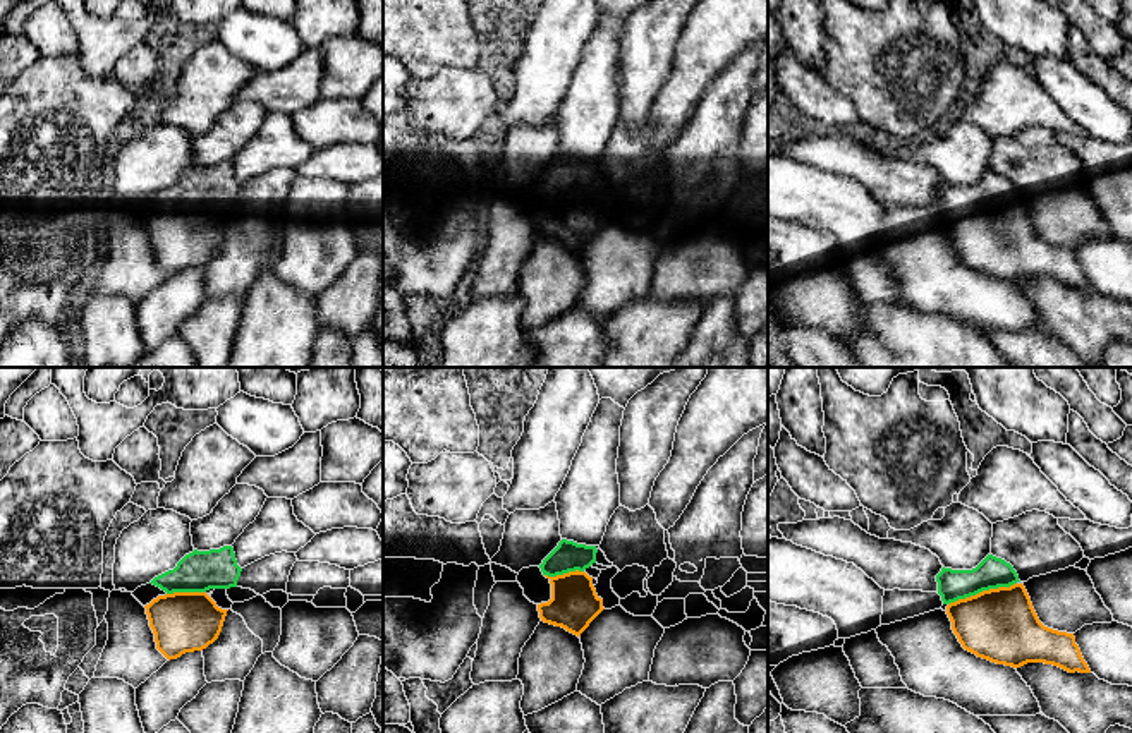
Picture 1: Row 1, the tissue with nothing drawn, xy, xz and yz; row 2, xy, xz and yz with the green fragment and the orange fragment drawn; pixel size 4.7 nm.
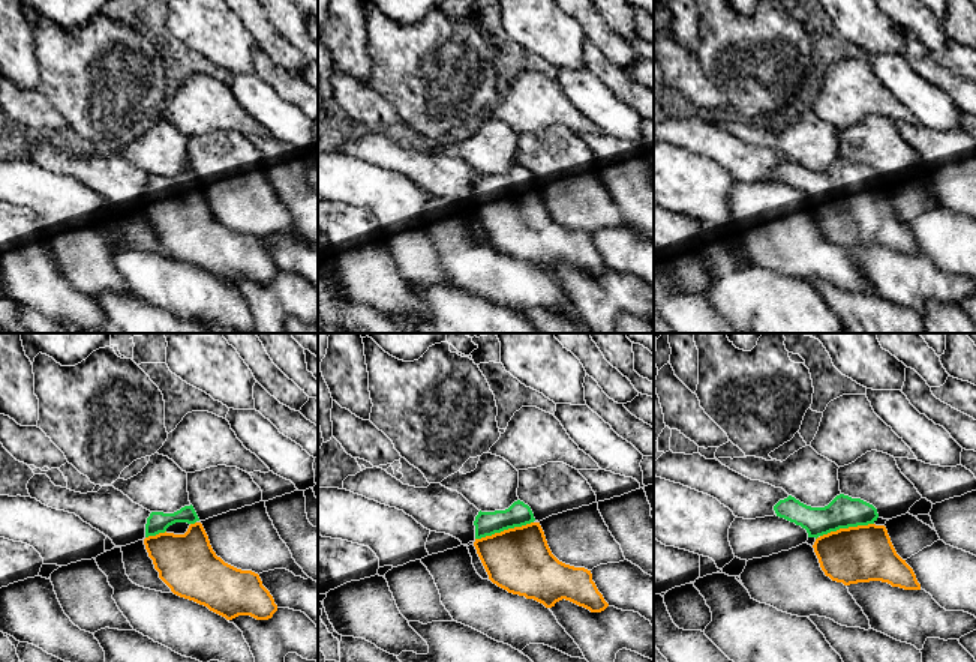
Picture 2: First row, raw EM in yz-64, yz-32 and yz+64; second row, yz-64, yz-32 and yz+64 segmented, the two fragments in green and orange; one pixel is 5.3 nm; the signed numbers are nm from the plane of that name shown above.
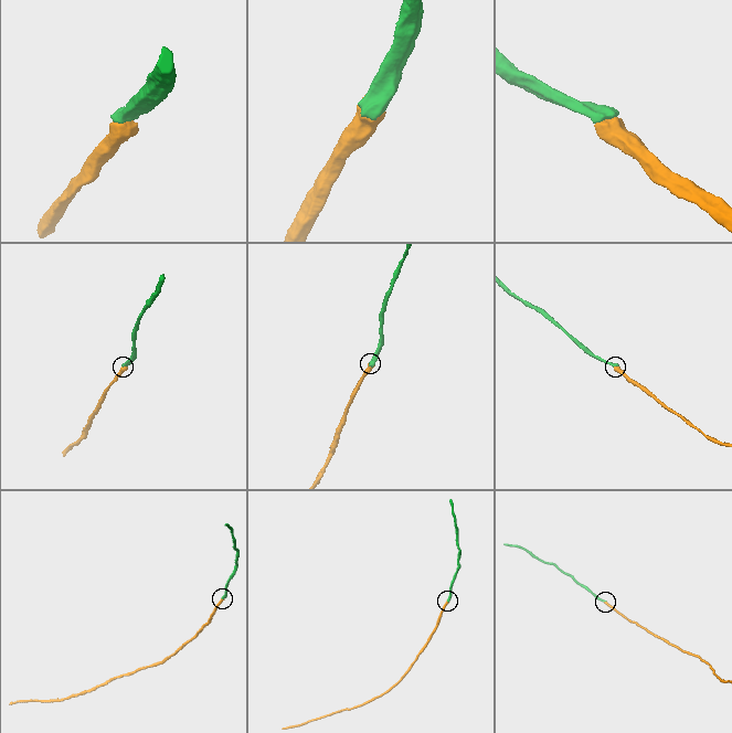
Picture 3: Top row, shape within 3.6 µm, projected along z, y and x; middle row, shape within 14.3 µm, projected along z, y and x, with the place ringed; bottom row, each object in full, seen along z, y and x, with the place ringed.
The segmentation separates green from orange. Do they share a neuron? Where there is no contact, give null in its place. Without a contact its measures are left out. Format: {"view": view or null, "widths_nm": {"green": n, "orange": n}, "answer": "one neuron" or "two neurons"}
{"view": "yz", "widths_nm": {"green": 150, "orange": 340}, "answer": "one neuron"}

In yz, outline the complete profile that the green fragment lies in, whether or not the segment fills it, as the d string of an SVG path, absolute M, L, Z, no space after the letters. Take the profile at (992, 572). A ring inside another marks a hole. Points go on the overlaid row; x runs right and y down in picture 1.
M988 554L972 570L943 566L936 575L936 582L952 630L965 651L1012 668L1020 668L1027 663L1044 663L1068 673L1091 673L1074 633L1048 628L1039 621L1024 584L1005 560Z

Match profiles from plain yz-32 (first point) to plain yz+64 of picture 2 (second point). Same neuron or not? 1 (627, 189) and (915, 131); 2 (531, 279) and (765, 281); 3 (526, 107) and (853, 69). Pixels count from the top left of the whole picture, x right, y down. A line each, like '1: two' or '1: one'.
1: one
2: two
3: one

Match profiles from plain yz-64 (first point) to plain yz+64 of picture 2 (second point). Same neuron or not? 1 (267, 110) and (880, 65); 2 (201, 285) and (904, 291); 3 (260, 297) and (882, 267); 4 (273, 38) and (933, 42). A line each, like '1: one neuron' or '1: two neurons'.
1: one neuron
2: two neurons
3: one neuron
4: one neuron

